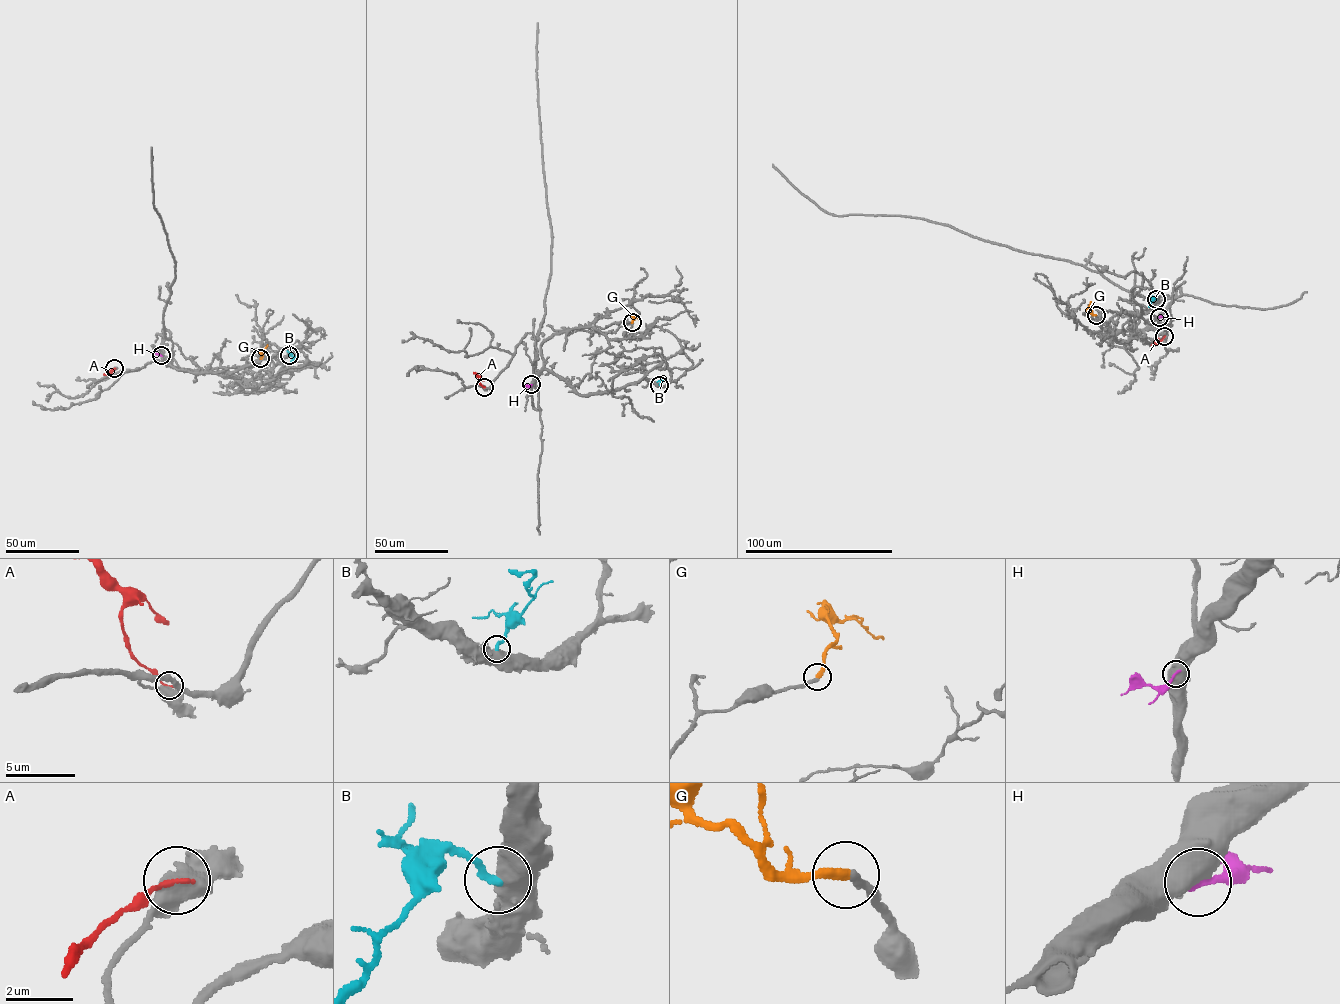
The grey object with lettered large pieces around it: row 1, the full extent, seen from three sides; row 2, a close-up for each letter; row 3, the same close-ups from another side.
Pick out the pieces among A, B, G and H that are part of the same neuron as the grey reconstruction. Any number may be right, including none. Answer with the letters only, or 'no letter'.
G

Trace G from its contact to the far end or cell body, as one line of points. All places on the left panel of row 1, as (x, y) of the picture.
G: (260, 358), (267, 345)

